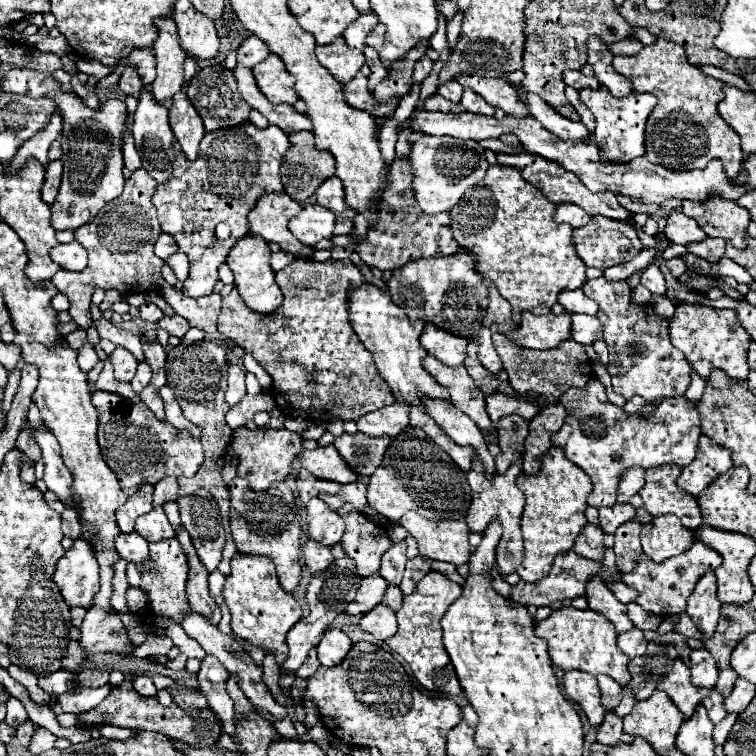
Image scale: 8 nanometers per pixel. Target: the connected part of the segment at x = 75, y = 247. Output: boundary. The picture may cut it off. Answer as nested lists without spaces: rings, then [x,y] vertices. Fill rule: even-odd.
[[[79,242],[57,244],[51,250],[51,258],[65,270],[83,270],[87,264],[87,250]]]

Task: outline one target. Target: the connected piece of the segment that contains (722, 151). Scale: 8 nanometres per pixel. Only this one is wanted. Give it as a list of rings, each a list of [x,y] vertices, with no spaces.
[[[663,34],[657,36],[655,44],[643,46],[635,56],[615,56],[613,68],[633,80],[635,92],[651,92],[657,96],[657,106],[647,120],[645,132],[645,156],[653,164],[673,170],[693,170],[705,168],[713,158],[721,158],[725,174],[737,178],[745,154],[737,132],[733,132],[717,112],[725,86],[721,80],[715,80],[703,74],[701,68],[689,64],[685,50]]]

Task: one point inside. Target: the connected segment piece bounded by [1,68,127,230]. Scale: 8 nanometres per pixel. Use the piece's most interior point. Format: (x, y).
(91, 141)

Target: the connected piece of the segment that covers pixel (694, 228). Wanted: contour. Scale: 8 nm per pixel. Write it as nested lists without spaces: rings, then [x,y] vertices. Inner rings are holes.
[[[671,212],[667,216],[665,236],[669,238],[671,244],[689,244],[689,242],[699,242],[707,238],[701,226],[693,218],[685,216],[683,212]]]

